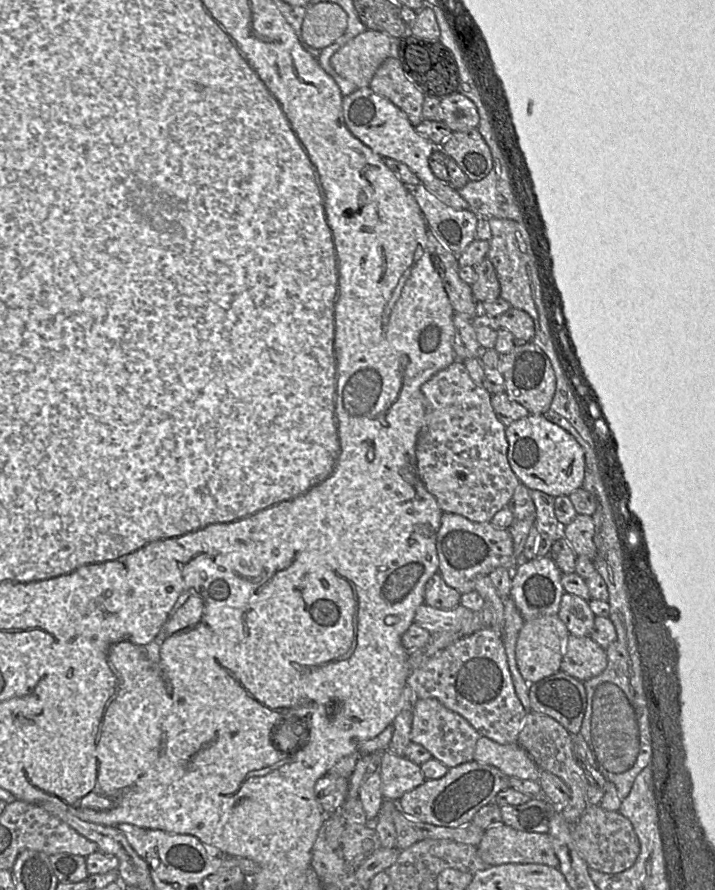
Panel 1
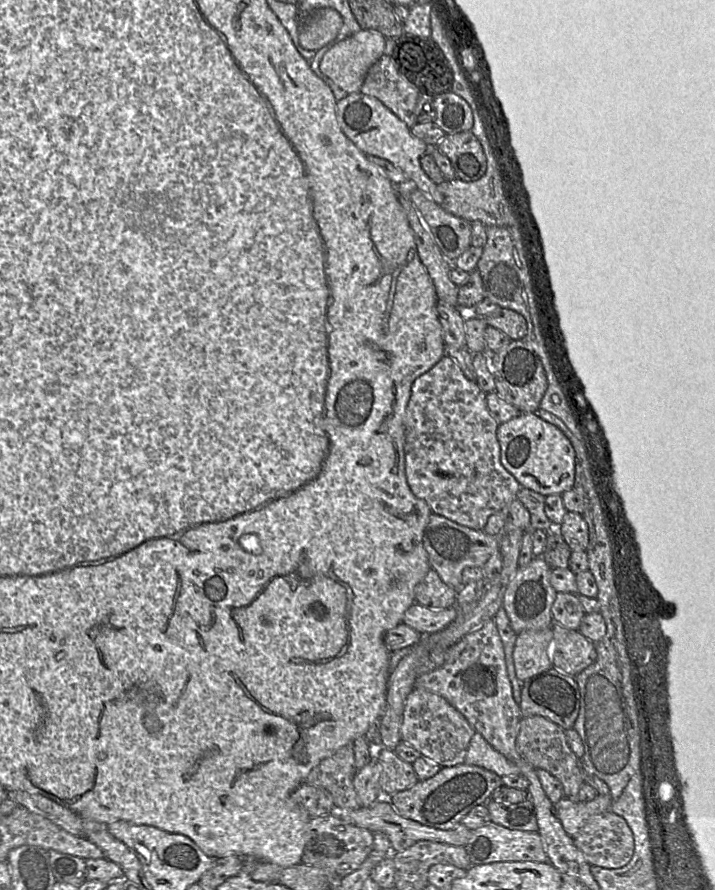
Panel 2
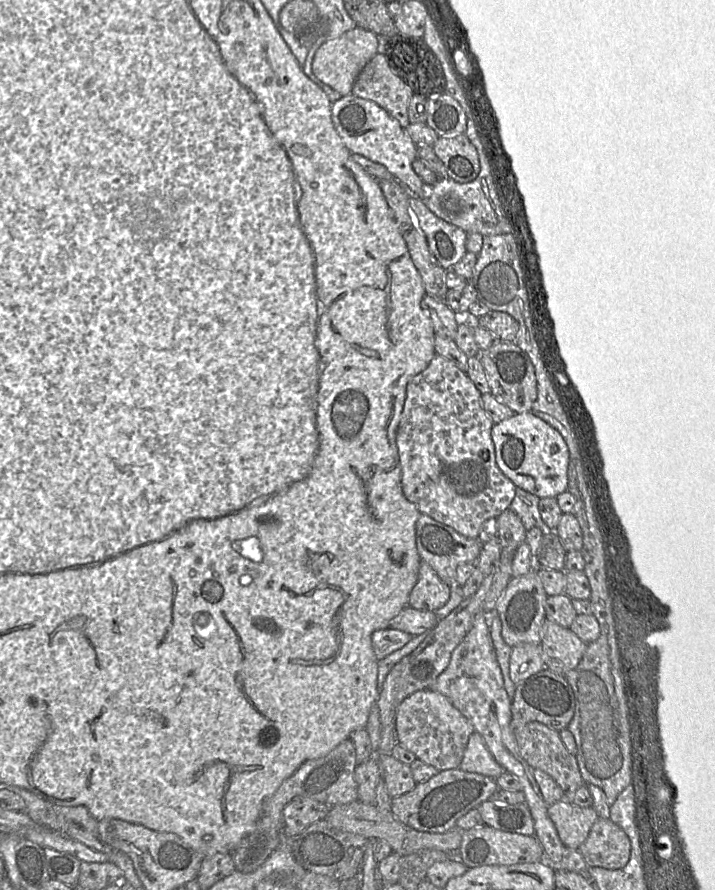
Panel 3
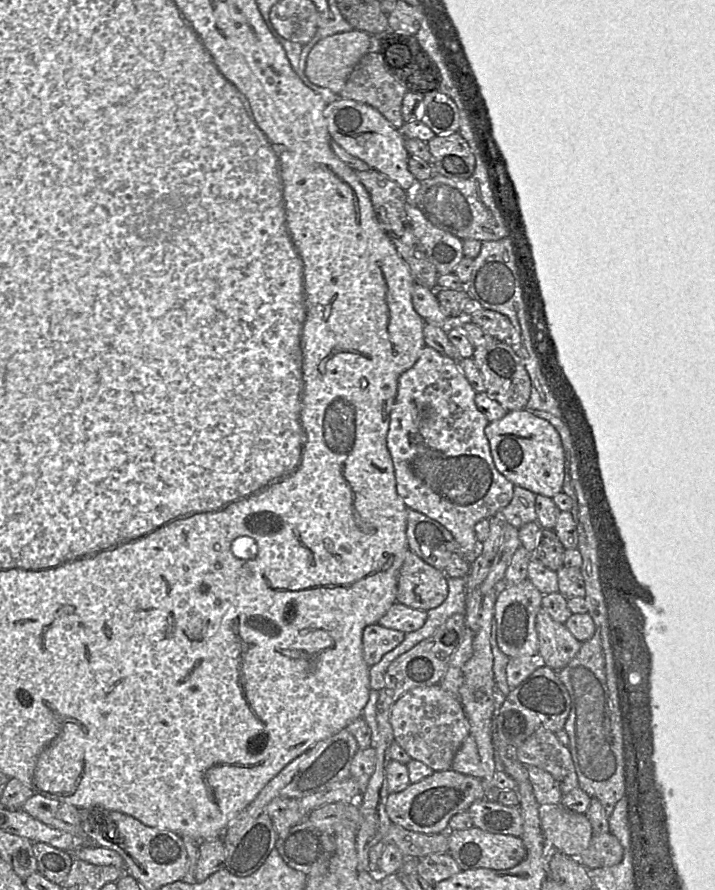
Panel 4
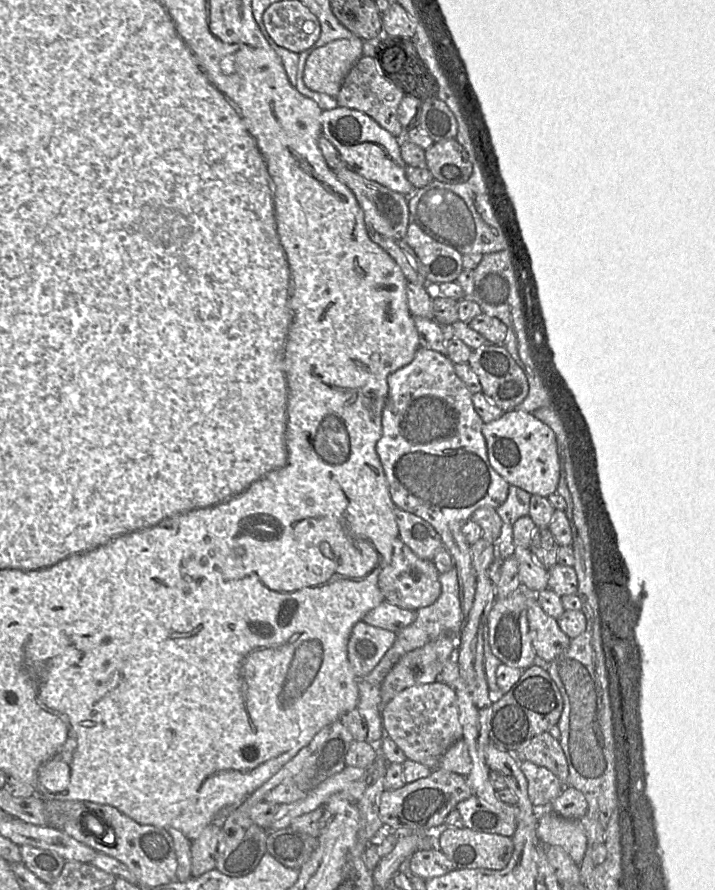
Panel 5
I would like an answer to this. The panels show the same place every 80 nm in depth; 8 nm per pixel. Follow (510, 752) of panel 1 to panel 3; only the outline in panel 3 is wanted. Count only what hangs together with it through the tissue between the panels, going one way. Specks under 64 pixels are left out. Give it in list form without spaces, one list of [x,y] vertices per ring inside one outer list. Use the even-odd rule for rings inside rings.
[[[476,731],[469,737],[459,768],[493,779],[505,772],[488,750],[483,737]]]

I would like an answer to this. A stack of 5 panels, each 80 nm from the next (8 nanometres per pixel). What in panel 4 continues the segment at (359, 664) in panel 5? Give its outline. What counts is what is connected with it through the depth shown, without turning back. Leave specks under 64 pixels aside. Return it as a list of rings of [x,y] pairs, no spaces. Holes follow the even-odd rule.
[[[372,624],[365,627],[362,635],[363,657],[371,667],[377,664],[382,657],[398,646],[405,637],[405,633]]]

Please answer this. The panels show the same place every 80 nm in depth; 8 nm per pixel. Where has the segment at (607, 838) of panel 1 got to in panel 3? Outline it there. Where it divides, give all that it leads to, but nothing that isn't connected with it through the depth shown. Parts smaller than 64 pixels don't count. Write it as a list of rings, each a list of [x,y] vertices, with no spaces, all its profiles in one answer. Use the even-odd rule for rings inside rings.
[[[598,818],[577,850],[589,867],[615,870],[628,863],[631,842],[627,834],[610,818]]]

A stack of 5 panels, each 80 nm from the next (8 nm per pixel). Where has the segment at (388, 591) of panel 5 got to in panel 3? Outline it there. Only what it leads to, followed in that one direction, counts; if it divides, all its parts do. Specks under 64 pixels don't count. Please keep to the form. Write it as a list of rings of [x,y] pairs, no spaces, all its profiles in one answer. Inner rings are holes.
[[[421,561],[418,580],[413,587],[408,605],[421,611],[435,612],[450,598],[450,586],[426,562]]]

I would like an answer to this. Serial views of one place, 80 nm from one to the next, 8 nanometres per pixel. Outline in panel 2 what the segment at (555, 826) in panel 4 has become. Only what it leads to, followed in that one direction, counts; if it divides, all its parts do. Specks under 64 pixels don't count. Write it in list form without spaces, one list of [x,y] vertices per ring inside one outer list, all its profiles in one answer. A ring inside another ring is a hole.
[[[609,795],[597,796],[589,802],[572,802],[564,797],[555,805],[555,812],[564,830],[575,836],[594,815],[610,810],[613,800]]]

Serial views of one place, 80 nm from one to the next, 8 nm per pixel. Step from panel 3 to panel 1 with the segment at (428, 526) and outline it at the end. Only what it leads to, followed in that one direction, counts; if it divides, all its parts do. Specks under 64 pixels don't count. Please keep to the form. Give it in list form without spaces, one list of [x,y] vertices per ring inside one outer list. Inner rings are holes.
[[[443,512],[437,532],[436,548],[438,572],[447,585],[461,594],[475,590],[478,576],[487,575],[497,567],[515,569],[520,560],[513,551],[513,540],[507,528],[498,528],[490,522],[473,522],[453,513]]]

